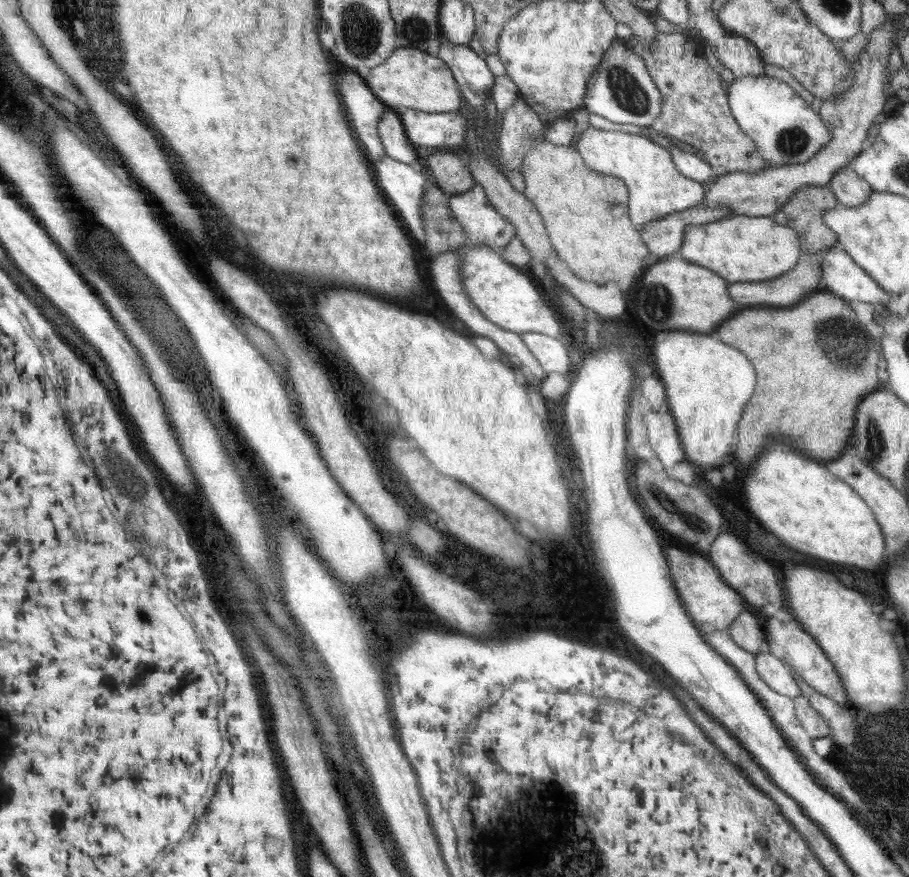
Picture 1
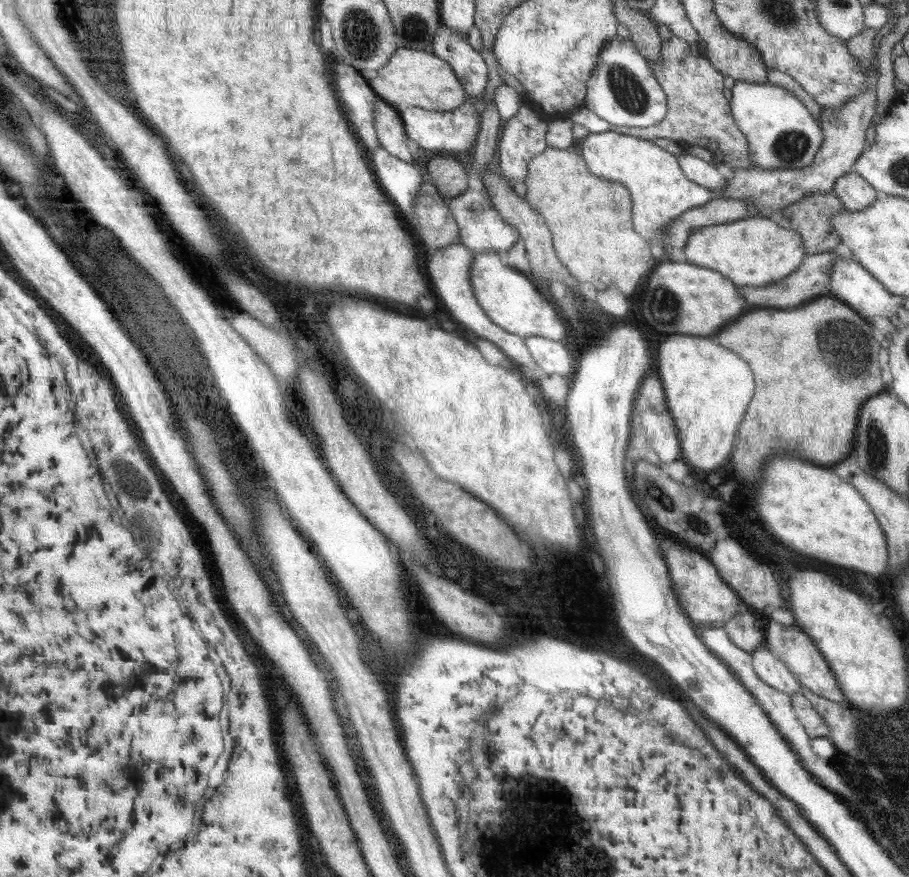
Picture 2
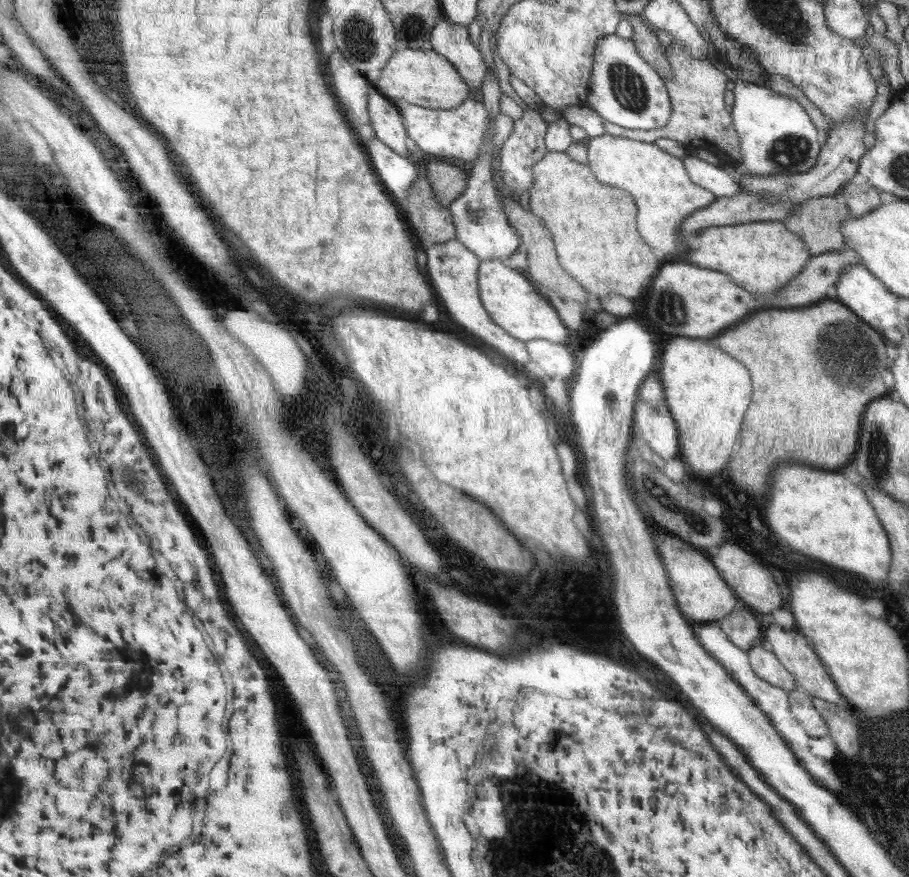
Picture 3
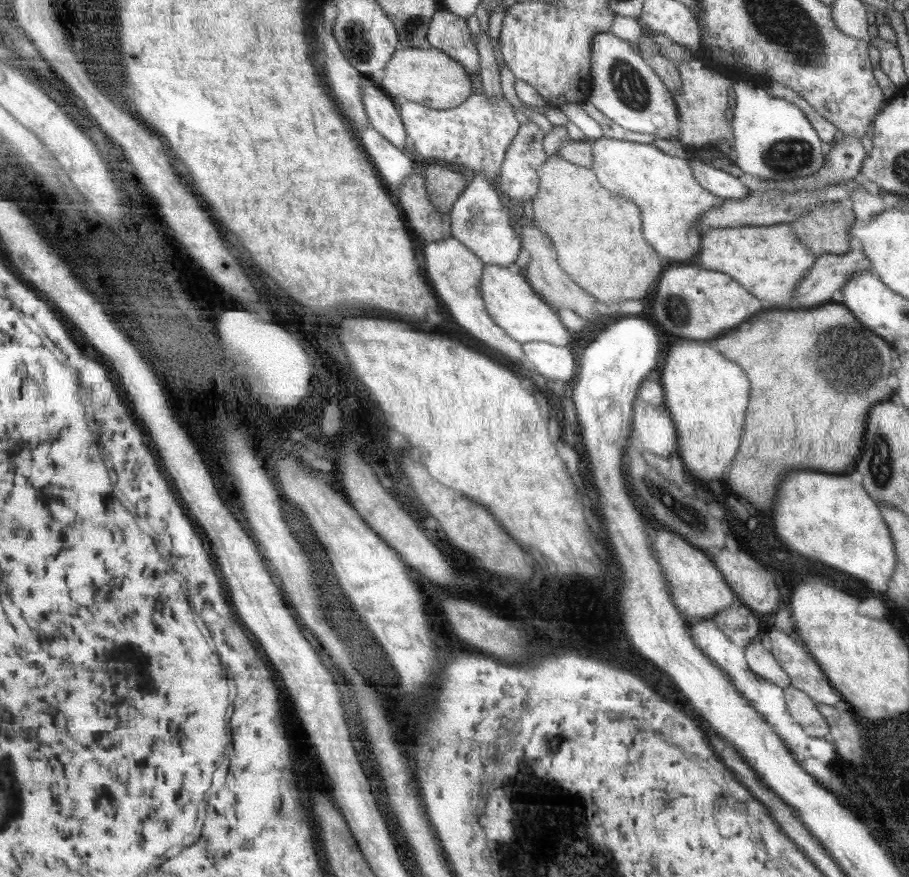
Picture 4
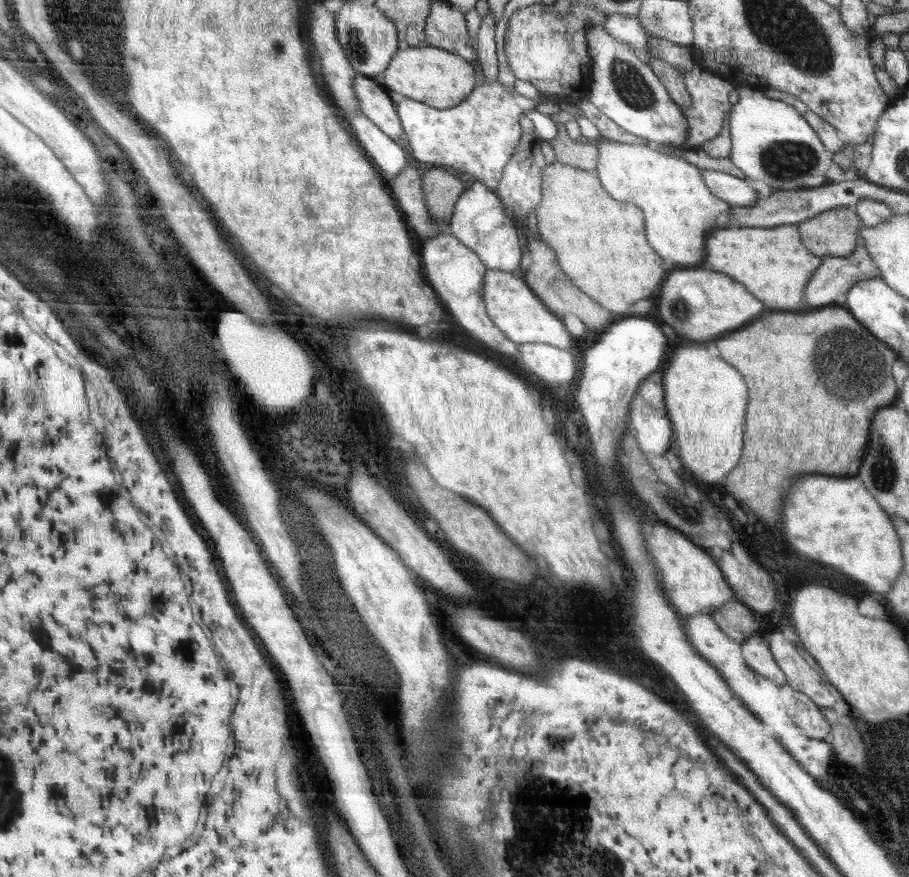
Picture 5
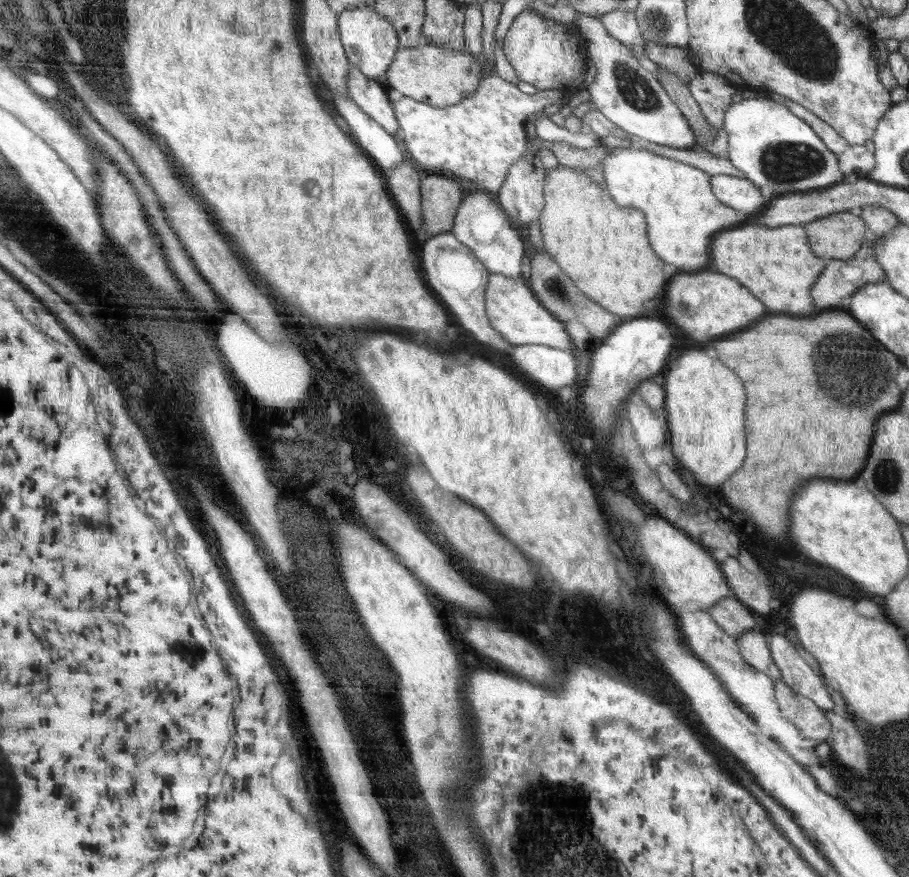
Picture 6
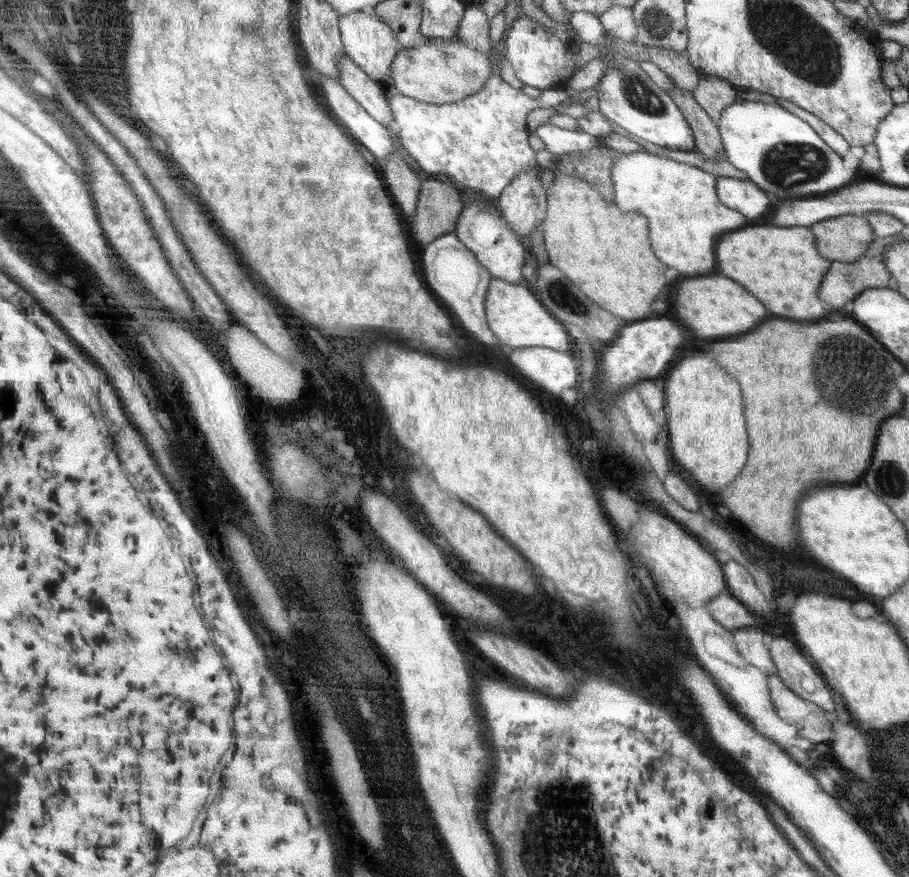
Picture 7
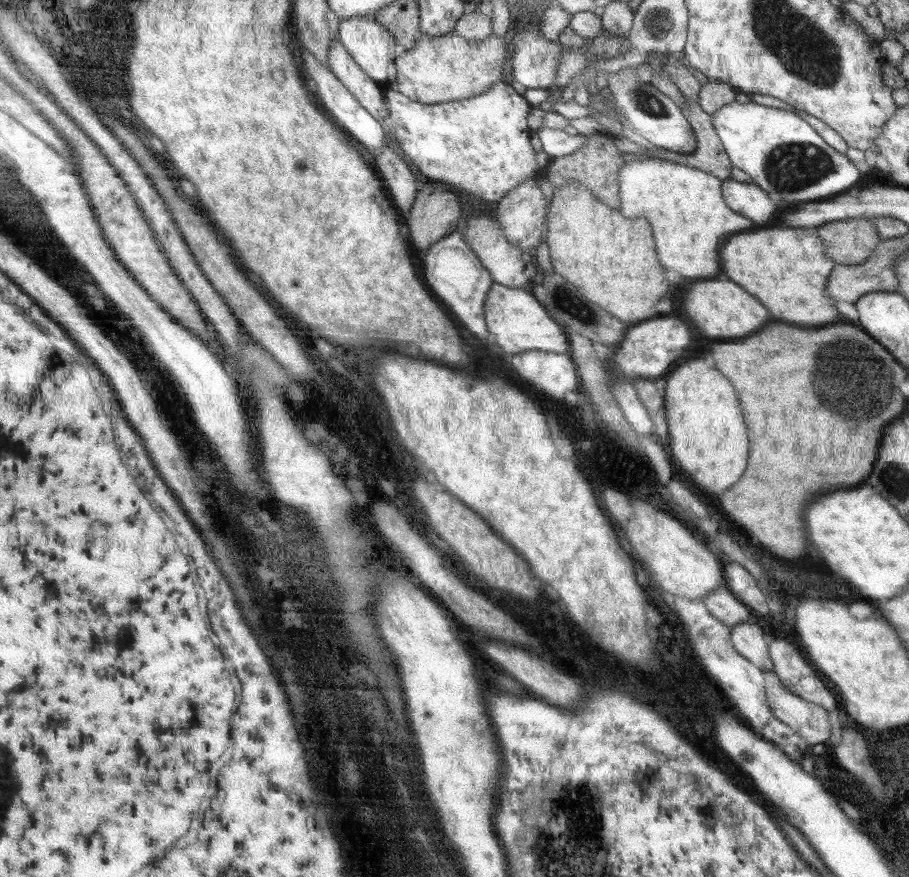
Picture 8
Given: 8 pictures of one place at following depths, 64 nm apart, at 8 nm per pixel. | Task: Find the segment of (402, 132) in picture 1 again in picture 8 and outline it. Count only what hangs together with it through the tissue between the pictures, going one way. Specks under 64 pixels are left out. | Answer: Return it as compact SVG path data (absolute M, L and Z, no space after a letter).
M334 37L332 47L328 49L329 69L344 85L354 94L358 101L376 119L388 118L388 110L385 103L382 88L372 81L363 69L359 68L351 57L351 53L343 46L338 37Z

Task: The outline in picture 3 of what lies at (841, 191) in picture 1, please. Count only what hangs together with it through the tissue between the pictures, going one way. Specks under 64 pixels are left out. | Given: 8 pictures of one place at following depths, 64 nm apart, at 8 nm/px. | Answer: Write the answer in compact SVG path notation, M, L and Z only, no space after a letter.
M853 178L839 189L840 194L847 200L851 215L856 218L866 216L884 204L878 191L877 187L866 183L856 184Z

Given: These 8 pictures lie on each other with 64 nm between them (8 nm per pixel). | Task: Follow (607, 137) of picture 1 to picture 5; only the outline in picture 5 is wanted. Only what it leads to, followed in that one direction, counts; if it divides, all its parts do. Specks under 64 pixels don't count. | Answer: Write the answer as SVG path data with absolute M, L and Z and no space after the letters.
M615 141L601 142L598 145L598 164L594 173L602 185L616 200L636 205L646 214L647 240L660 256L678 264L680 268L696 268L707 256L706 242L710 230L718 227L718 220L732 213L732 207L708 188L703 172L686 160L657 150L653 145L630 145Z

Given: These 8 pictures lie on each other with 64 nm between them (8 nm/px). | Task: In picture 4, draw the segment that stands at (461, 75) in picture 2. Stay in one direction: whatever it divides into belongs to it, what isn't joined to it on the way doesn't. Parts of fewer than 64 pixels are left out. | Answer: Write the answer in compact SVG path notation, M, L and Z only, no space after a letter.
M439 8L428 25L427 39L432 47L448 53L452 59L463 65L469 76L478 79L480 56L476 39L462 17Z

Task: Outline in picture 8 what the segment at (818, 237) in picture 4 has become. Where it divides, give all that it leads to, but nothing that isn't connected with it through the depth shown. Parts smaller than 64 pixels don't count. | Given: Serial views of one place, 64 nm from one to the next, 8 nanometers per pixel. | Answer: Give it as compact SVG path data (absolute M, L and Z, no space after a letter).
M850 218L828 222L824 226L816 227L816 232L818 232L820 239L824 241L827 256L835 260L837 264L846 266L866 262L882 242L878 229L866 218Z

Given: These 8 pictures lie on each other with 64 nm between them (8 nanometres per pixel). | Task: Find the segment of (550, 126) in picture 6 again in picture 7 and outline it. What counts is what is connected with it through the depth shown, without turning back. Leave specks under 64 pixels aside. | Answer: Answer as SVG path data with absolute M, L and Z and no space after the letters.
M550 122L538 126L535 133L546 145L545 149L550 150L552 154L560 156L566 152L584 152L592 149L597 144L597 138L585 134L580 130L570 131L558 126L552 126Z

